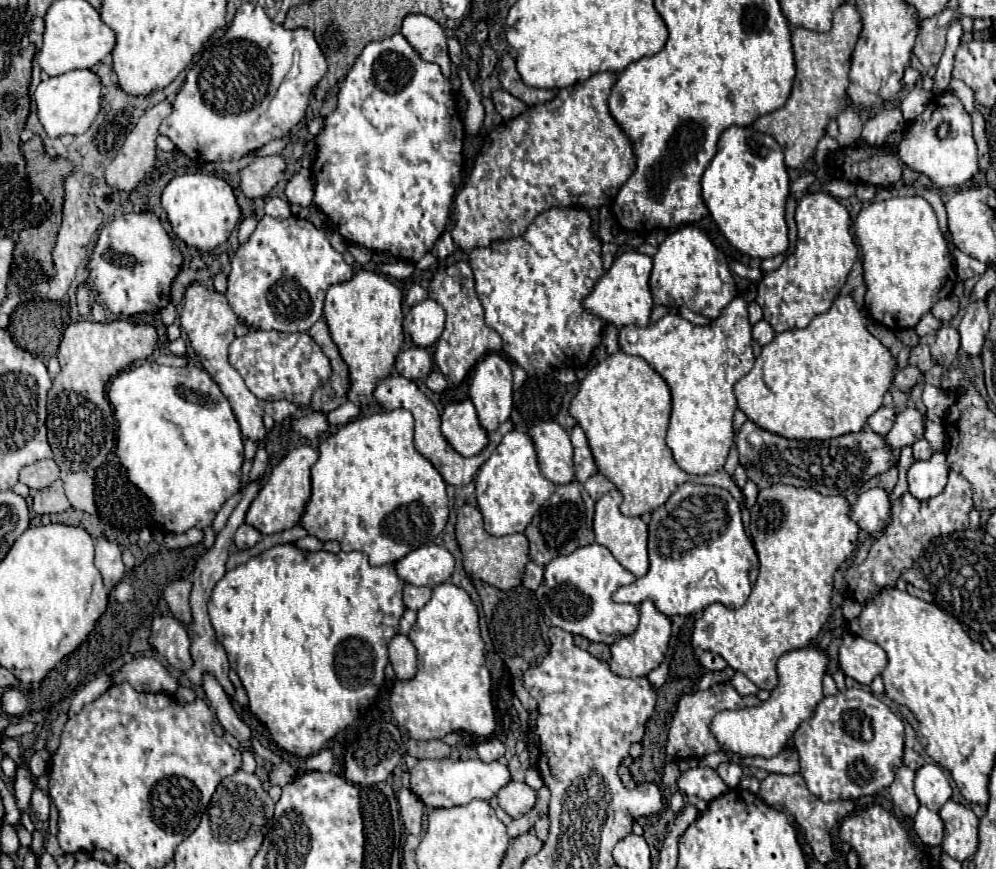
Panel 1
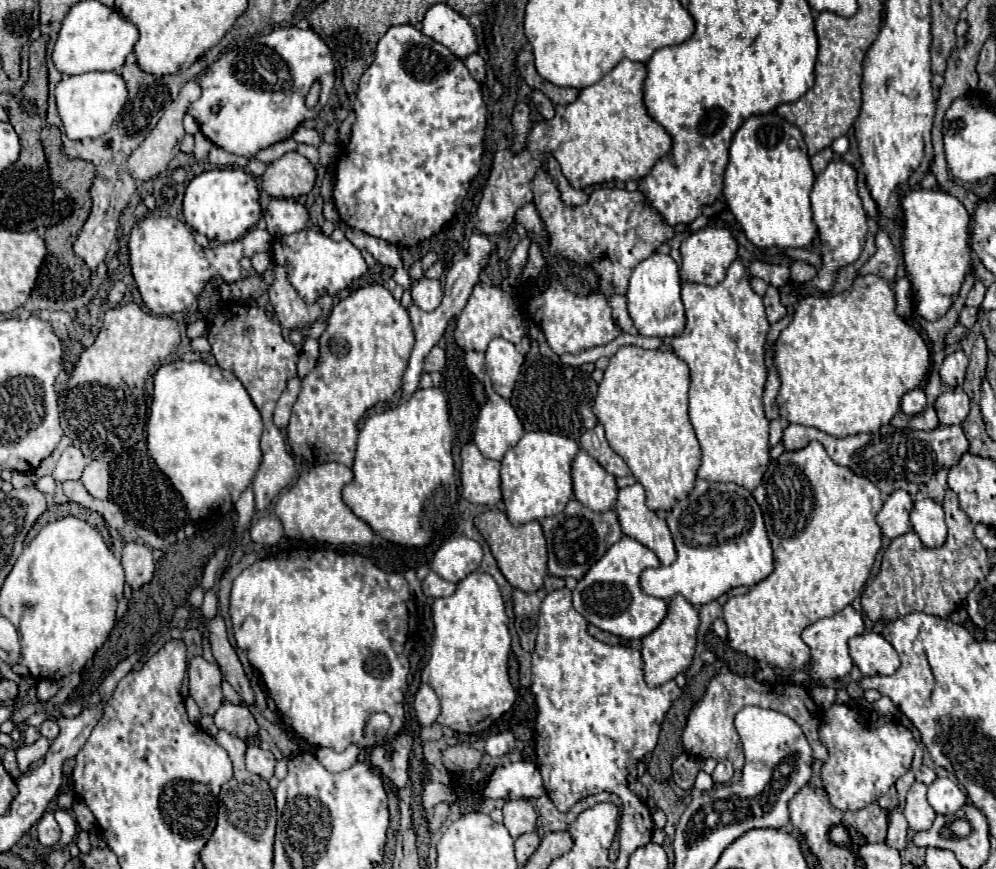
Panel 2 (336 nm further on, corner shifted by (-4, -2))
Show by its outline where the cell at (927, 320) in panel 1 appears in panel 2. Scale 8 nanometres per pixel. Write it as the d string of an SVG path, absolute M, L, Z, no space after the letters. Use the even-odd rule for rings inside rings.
M964 308L960 312L960 324L964 324L966 328L972 328L978 320L978 312L980 312L980 308Z

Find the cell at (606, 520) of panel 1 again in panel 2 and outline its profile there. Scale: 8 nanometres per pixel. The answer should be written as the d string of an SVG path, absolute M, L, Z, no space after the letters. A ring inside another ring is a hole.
M642 484L626 486L618 492L616 514L622 532L640 544L654 550L664 566L676 560L676 548L666 520L646 506L646 492Z

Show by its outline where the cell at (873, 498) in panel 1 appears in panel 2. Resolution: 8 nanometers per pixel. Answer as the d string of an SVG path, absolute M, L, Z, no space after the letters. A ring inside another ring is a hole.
M896 490L888 496L884 502L884 508L878 514L878 524L882 528L882 534L886 538L898 538L906 532L910 532L910 510L914 506L912 496L906 490Z

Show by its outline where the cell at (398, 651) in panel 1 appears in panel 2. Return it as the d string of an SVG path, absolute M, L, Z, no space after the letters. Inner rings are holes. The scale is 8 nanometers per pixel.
M422 684L420 690L416 692L414 710L416 710L416 718L422 726L432 726L436 722L436 718L440 714L440 702L438 702L436 692L428 684Z

